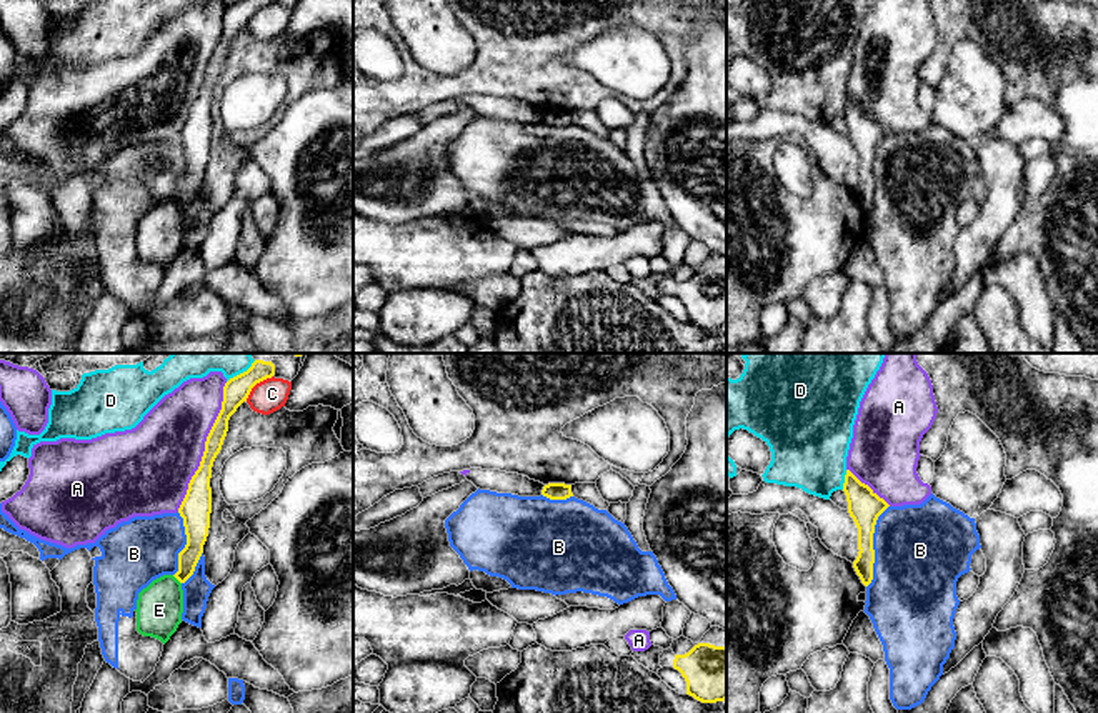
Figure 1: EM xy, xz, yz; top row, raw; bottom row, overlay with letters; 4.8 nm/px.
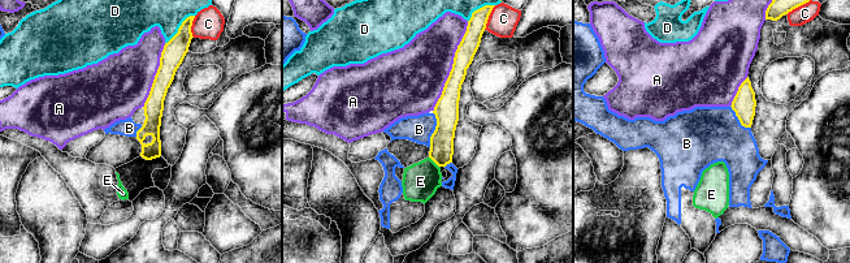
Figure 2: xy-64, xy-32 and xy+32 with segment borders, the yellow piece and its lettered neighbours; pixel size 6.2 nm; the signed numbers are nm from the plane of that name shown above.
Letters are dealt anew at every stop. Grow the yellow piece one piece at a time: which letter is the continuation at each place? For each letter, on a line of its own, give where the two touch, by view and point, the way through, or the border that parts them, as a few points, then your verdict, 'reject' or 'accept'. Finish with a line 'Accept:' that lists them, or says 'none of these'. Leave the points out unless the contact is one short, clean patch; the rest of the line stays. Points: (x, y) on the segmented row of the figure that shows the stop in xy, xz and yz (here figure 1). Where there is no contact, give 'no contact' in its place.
A: xy (205, 447) | reject
B: yz (872, 547) | reject
C: xy (255, 383) | reject
D: yz (845, 480) | reject
E: xy (177, 578) | along xy (172, 575), (180, 583) | reject
Accept: none of these

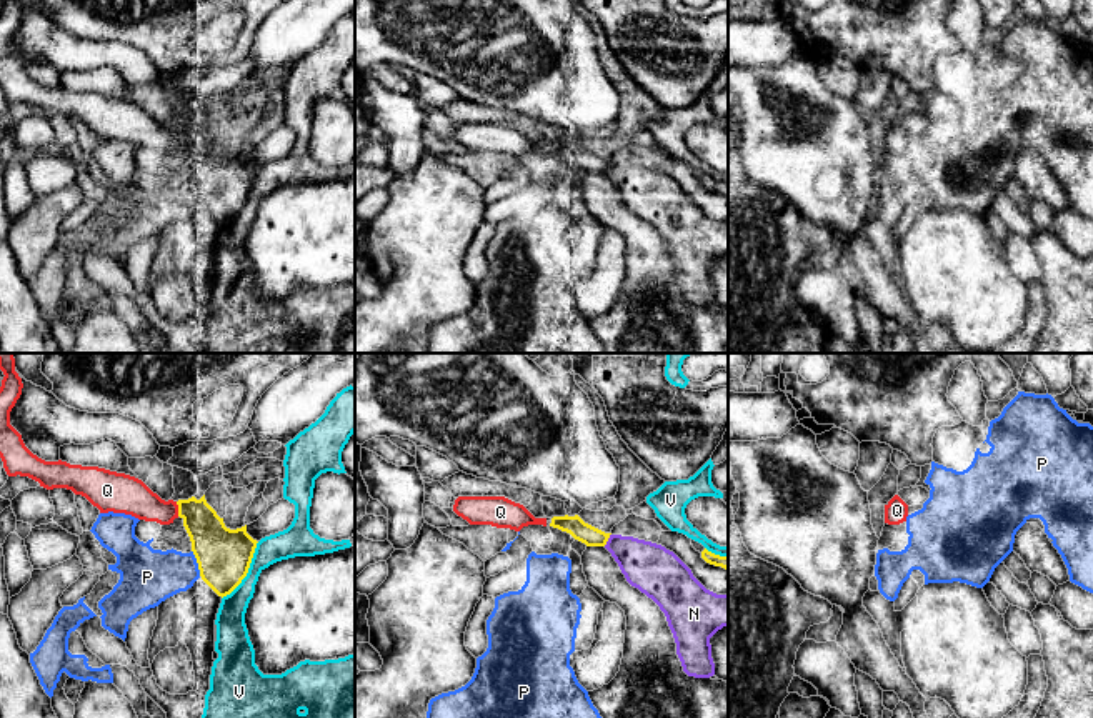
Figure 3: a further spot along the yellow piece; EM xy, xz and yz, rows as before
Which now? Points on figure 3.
N: xz (607, 540) | reject
P: xy (197, 562) | reject
Q: xy (179, 508) | accept
V: xy (247, 572) | reject
Accept: Q

